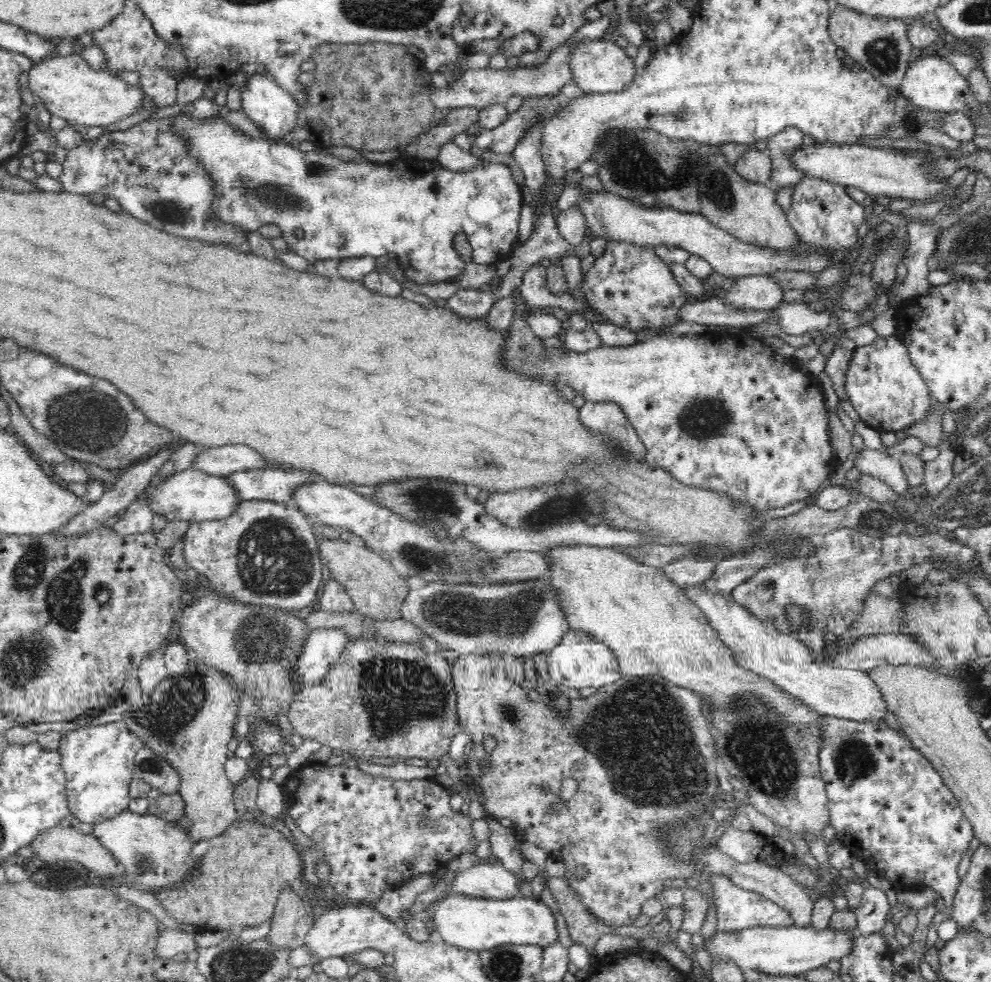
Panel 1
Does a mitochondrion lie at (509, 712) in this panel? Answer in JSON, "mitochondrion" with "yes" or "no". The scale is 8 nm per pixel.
{"mitochondrion":"yes"}

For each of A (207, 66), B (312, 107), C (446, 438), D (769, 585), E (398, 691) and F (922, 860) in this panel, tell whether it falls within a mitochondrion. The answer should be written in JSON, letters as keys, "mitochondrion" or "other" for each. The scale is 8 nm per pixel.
{"A":"other","B":"other","C":"other","D":"other","E":"mitochondrion","F":"other"}

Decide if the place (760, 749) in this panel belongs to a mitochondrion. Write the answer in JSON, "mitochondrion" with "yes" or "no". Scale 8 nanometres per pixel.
{"mitochondrion":"yes"}

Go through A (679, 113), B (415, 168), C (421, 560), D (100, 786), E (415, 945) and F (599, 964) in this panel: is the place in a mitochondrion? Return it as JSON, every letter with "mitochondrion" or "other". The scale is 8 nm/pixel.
{"A":"mitochondrion","B":"other","C":"mitochondrion","D":"other","E":"other","F":"other"}

